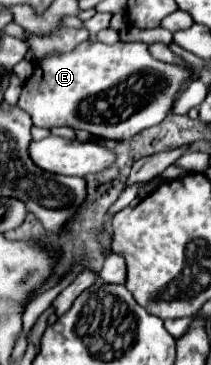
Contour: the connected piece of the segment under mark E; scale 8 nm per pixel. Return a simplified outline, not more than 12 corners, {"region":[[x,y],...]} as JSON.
{"region":[[146,43],[34,59],[36,127],[130,139],[170,115],[192,65]]}

